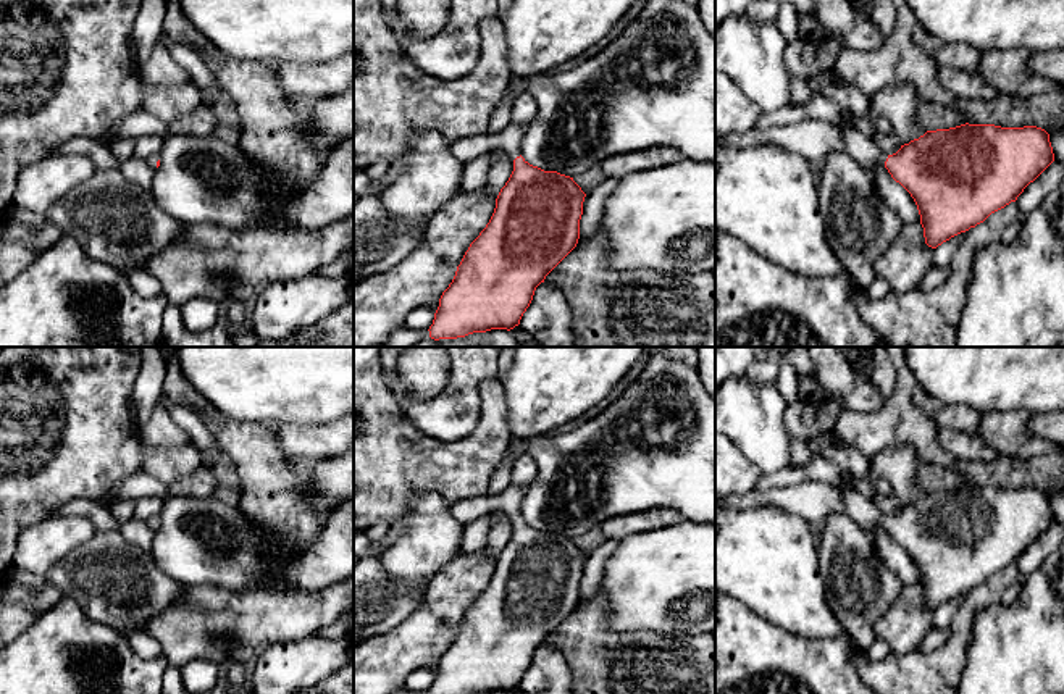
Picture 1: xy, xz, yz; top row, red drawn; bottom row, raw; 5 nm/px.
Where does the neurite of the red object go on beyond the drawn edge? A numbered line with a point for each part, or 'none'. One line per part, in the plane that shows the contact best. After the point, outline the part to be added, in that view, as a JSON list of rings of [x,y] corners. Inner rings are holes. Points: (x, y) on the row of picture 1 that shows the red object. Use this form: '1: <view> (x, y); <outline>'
1: yz (861, 149); [[[815,92],[811,102],[806,105],[788,103],[777,111],[764,113],[756,124],[756,129],[767,129],[772,126],[783,126],[804,119],[823,119],[840,128],[844,139],[844,152],[859,166],[865,169],[875,165],[885,166],[888,155],[883,153],[872,139],[865,137],[854,126],[848,126],[844,123],[843,113],[844,111],[835,100]]]

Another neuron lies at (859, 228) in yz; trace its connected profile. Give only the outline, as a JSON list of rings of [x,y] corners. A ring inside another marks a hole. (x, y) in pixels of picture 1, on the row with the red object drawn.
[[[832,152],[820,165],[819,208],[825,237],[852,284],[867,292],[875,263],[901,231],[903,218],[877,194],[870,173],[846,152]]]

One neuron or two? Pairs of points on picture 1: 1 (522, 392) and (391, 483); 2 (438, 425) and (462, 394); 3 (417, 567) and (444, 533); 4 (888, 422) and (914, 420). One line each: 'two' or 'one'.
1: two
2: one
3: one
4: one

